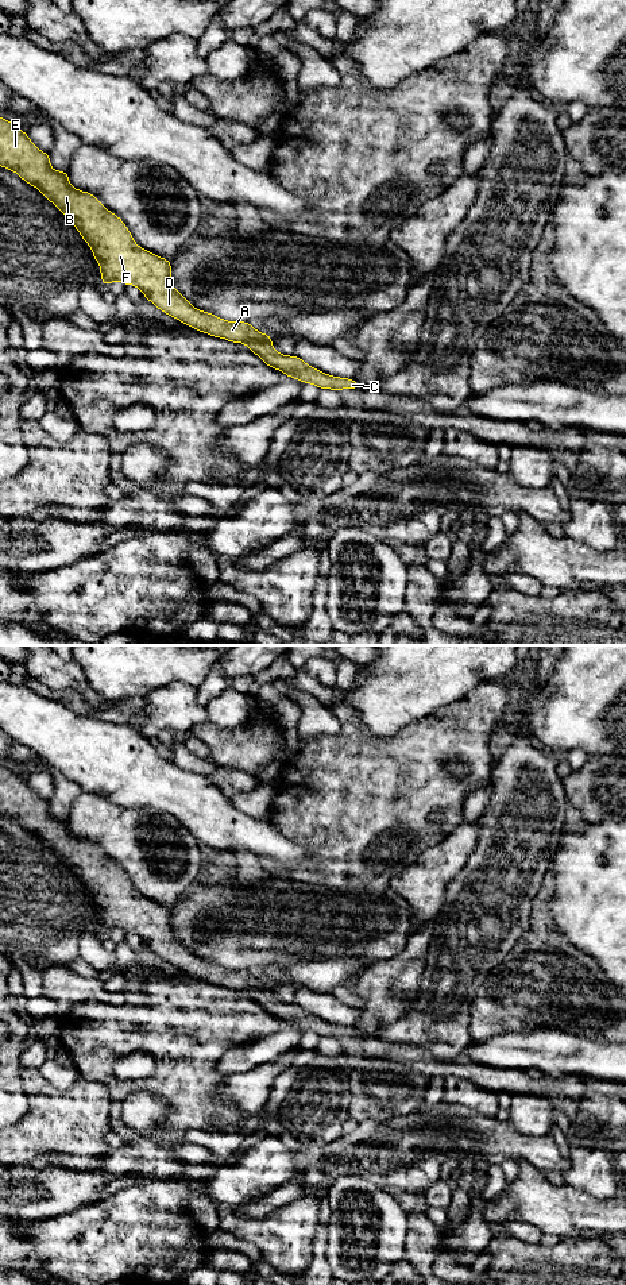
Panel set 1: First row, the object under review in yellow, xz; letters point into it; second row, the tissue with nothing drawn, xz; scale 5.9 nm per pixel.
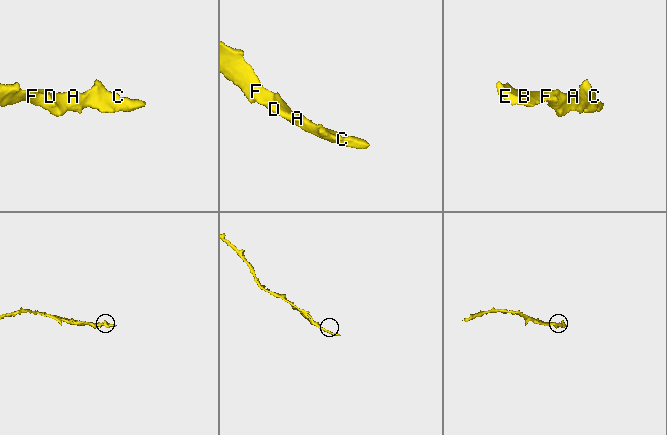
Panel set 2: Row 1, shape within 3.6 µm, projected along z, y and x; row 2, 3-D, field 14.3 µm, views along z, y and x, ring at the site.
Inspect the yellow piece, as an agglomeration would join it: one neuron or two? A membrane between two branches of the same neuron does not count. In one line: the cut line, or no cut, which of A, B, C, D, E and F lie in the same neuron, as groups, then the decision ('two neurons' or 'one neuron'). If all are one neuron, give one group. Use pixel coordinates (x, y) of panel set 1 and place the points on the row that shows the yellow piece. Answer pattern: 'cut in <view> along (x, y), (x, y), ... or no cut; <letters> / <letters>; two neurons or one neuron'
no cut; A B C D E F; one neuron

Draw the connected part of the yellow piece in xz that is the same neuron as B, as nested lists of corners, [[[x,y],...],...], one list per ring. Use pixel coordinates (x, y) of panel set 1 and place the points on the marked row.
[[[0,117],[0,166],[15,171],[28,185],[35,186],[46,200],[51,201],[74,228],[81,234],[92,248],[96,262],[100,265],[101,282],[111,285],[120,281],[124,285],[135,285],[144,297],[163,313],[179,320],[196,331],[221,337],[232,343],[246,344],[268,367],[285,373],[289,378],[300,379],[302,383],[312,383],[318,389],[358,390],[355,379],[328,375],[310,367],[297,355],[287,356],[274,350],[271,336],[256,331],[251,323],[227,321],[209,312],[200,310],[190,305],[171,283],[171,262],[139,247],[123,220],[109,212],[92,193],[73,188],[69,182],[67,171],[53,170],[49,153],[40,151],[13,123]]]

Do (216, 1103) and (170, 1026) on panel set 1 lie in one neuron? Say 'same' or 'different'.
same

